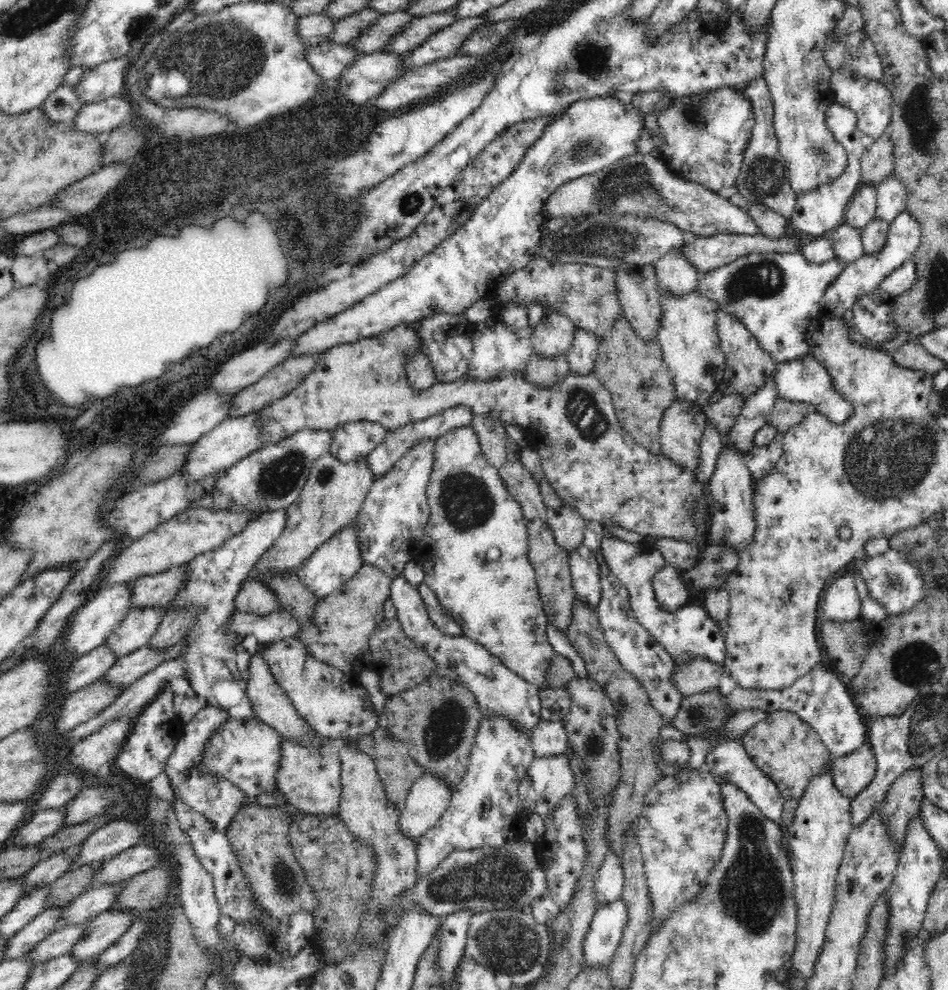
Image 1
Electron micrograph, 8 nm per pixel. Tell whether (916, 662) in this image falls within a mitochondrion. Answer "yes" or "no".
yes

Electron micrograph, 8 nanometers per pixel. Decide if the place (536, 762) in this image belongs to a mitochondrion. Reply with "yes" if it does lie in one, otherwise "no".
no

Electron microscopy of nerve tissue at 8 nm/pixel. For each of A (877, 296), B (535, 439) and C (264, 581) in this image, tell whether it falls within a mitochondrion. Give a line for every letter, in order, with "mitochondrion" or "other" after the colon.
A: other
B: other
C: other

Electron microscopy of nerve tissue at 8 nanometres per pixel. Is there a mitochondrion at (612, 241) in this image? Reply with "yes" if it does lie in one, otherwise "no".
yes

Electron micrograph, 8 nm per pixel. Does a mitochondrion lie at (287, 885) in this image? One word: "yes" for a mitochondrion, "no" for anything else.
yes

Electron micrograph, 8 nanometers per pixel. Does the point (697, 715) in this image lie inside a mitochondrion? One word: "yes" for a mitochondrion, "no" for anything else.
yes

